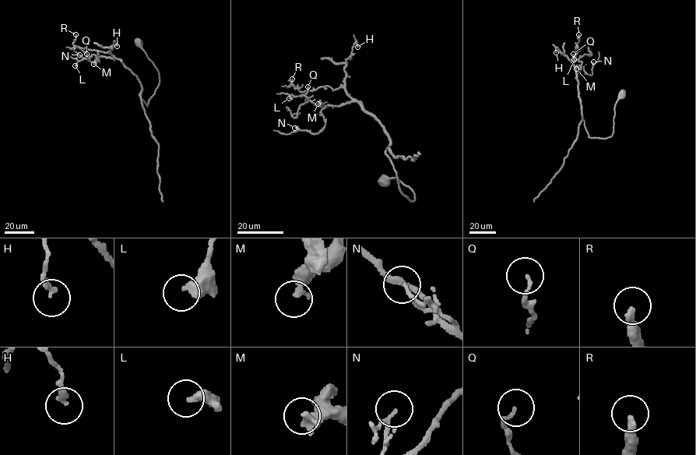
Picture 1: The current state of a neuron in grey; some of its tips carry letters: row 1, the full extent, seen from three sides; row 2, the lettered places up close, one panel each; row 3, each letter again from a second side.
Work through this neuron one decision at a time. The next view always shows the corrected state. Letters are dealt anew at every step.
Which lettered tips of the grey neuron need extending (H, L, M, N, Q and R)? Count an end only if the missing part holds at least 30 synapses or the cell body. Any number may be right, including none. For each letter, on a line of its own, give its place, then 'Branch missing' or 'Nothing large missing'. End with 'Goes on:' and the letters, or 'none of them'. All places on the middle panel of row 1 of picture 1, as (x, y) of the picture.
H: Place: (357, 47). Nothing large missing
L: Place: (289, 98). Nothing large missing
M: Place: (318, 104). Branch missing
N: Place: (294, 128). Nothing large missing
Q: Place: (307, 86). Nothing large missing
R: Place: (292, 79). Branch missing
Goes on: M, R

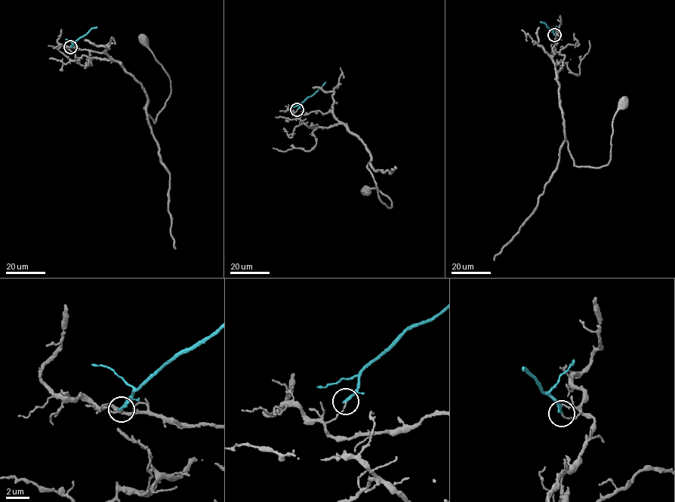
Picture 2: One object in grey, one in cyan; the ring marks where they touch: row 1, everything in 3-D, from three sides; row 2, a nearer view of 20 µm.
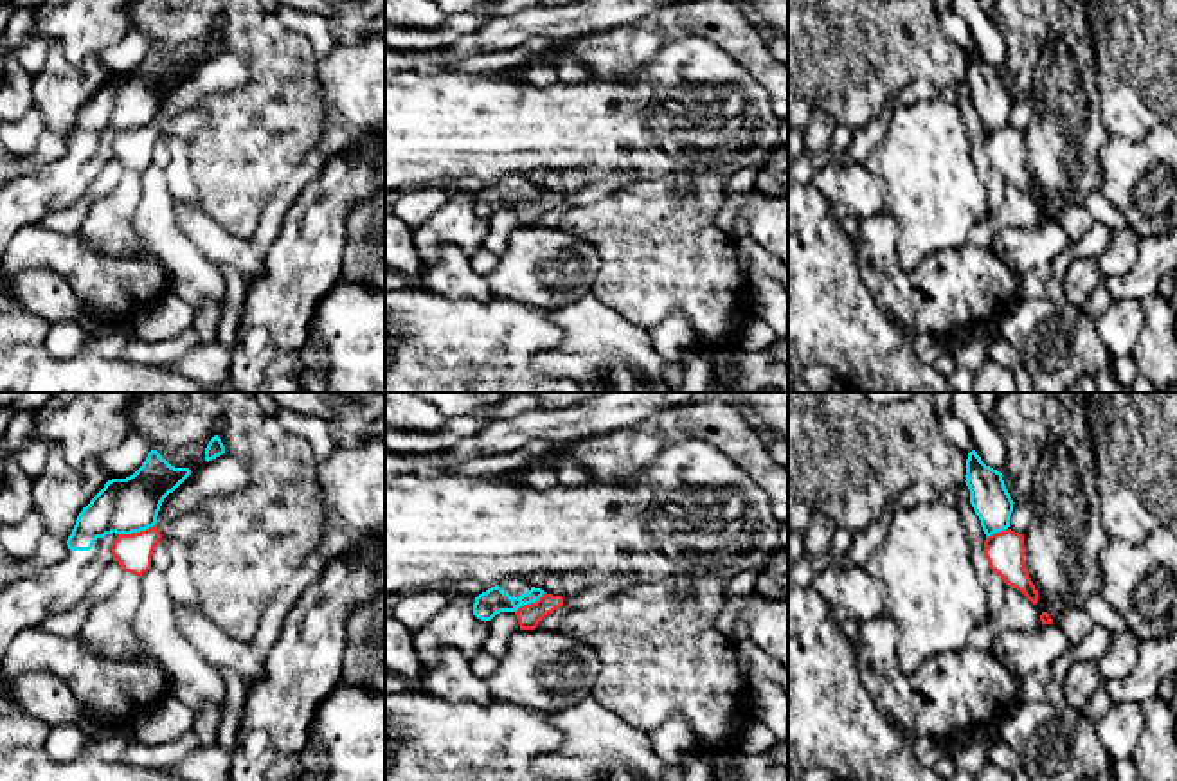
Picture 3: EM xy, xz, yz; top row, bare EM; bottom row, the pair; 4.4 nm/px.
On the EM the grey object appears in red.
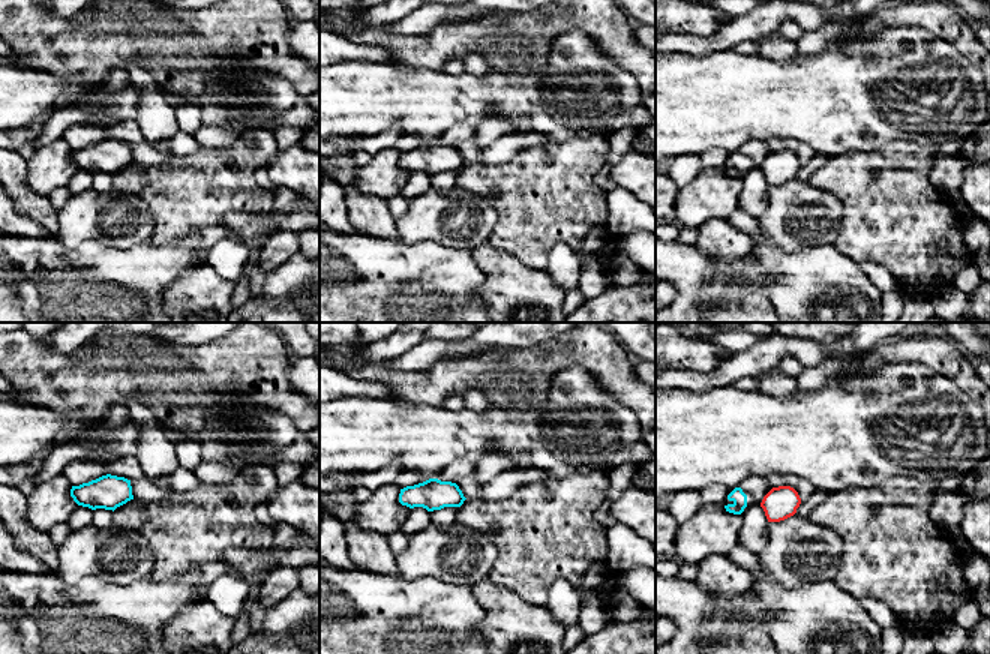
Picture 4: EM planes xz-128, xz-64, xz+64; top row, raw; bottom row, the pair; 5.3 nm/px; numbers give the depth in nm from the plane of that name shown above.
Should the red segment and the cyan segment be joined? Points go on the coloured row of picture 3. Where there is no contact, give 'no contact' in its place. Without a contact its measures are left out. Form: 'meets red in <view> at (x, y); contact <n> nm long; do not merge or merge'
meets red in xy at (135, 533); contact 170 nm long; do not merge

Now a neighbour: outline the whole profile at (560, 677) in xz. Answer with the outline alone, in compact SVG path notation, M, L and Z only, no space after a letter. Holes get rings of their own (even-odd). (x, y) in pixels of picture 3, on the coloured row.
M518 630L486 684L495 700L558 713L592 695L601 671L596 650L560 630Z

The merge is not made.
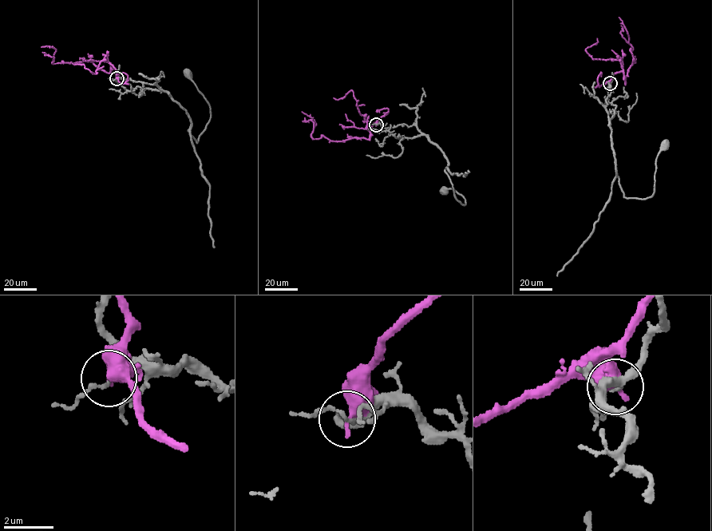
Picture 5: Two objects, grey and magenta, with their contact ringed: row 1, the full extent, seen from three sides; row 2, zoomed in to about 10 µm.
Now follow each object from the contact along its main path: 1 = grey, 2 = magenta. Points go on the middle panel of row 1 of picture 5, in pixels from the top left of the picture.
1: (376, 124), (415, 124), (438, 146), (447, 160), (453, 195), (465, 204), (453, 188), (444, 191)
2: (376, 124), (369, 128), (368, 139), (312, 139), (315, 123), (302, 112)

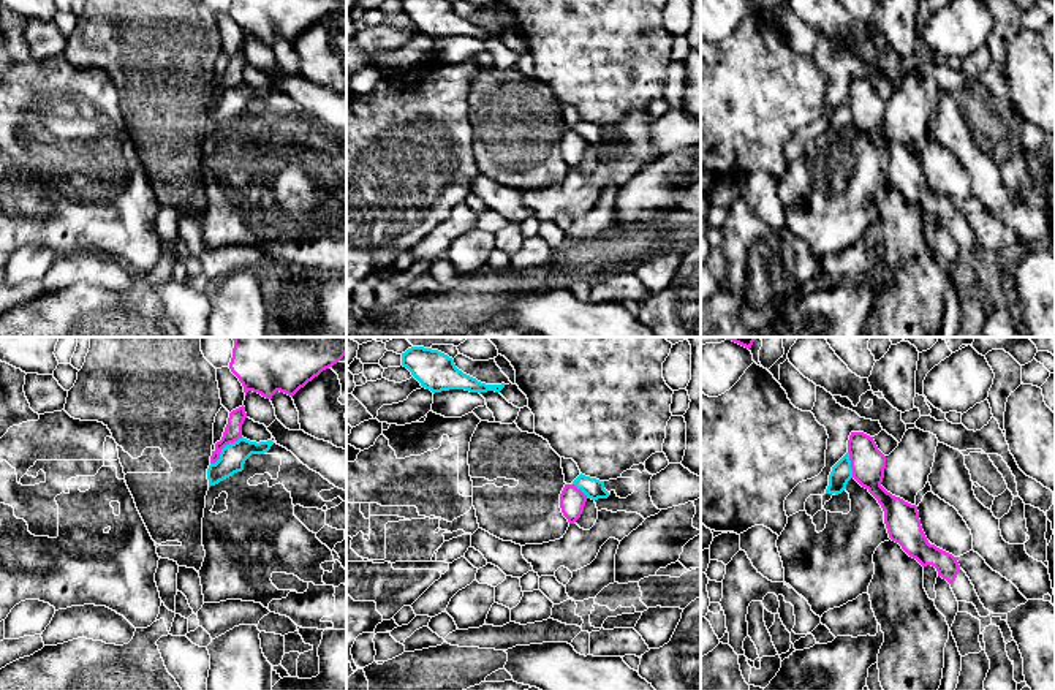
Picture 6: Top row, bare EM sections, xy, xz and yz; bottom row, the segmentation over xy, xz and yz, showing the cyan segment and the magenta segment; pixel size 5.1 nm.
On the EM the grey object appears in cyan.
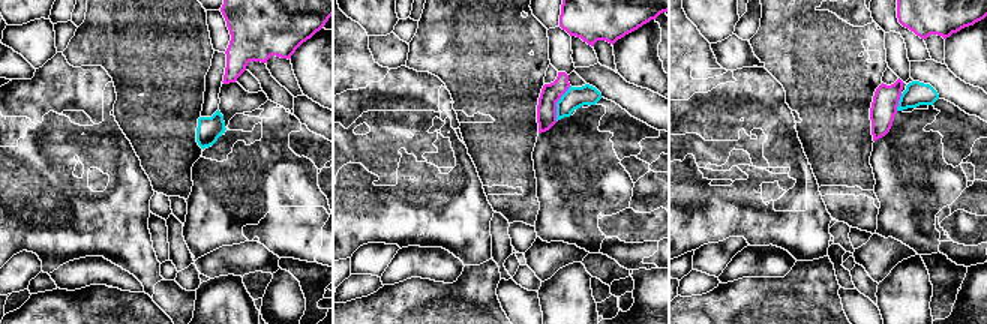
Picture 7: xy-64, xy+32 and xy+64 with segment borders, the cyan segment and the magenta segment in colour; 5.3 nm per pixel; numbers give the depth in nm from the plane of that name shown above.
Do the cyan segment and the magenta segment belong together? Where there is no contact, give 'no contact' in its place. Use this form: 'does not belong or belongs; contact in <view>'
does not belong; contact in xy

